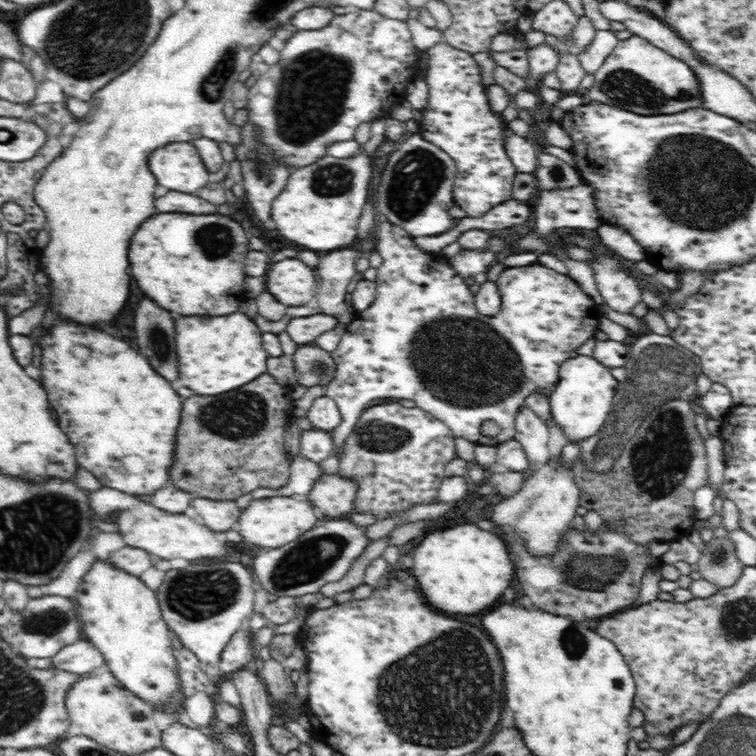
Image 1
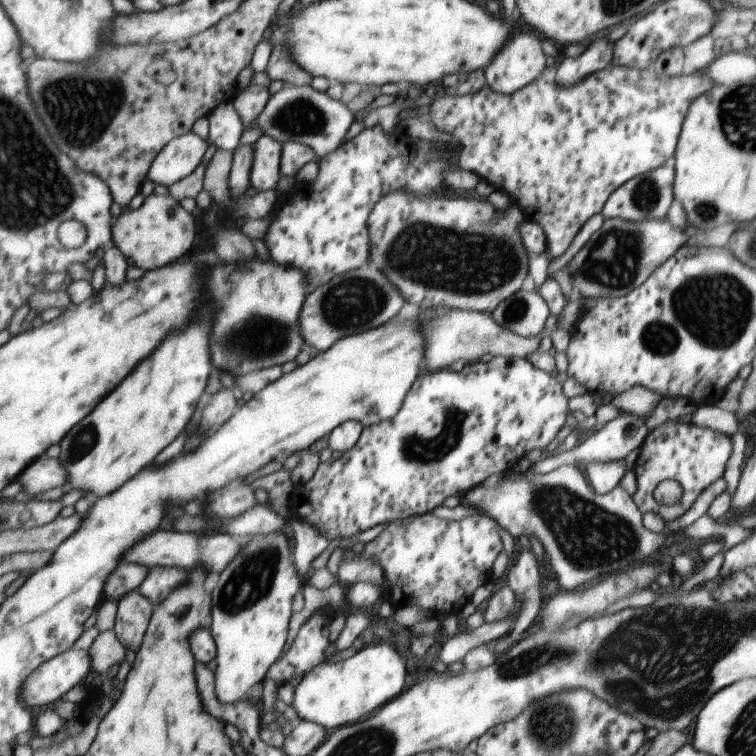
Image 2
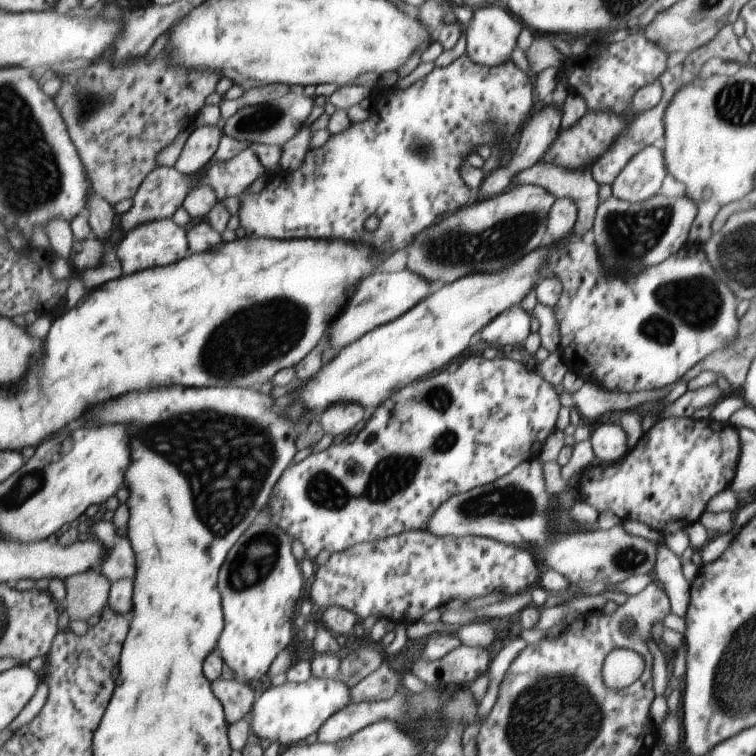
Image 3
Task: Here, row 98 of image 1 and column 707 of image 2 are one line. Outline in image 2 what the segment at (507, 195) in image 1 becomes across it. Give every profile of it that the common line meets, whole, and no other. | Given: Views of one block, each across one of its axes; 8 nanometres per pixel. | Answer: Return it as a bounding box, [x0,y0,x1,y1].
[632,420,733,522]

